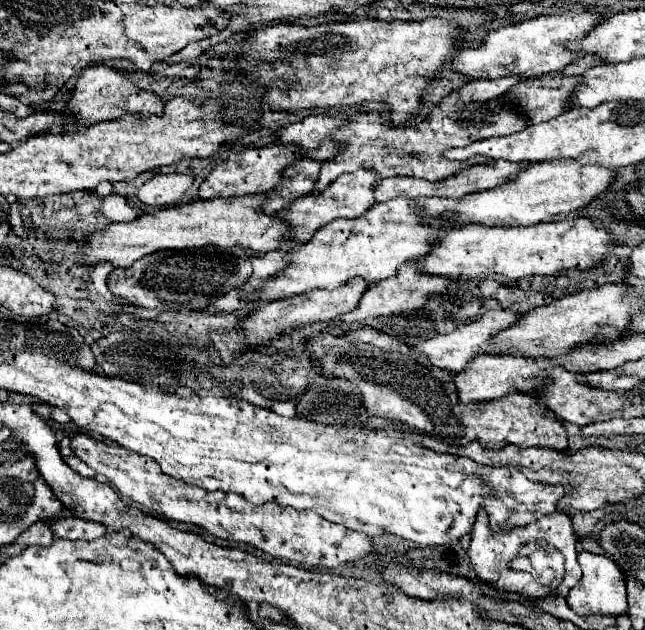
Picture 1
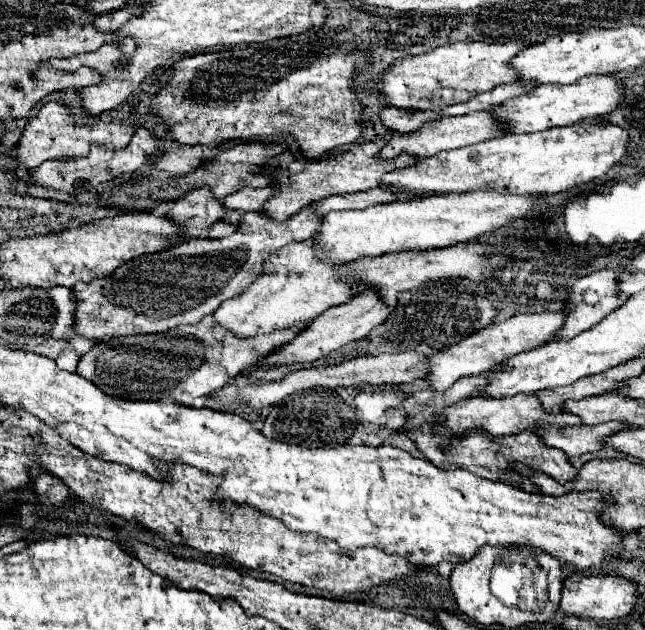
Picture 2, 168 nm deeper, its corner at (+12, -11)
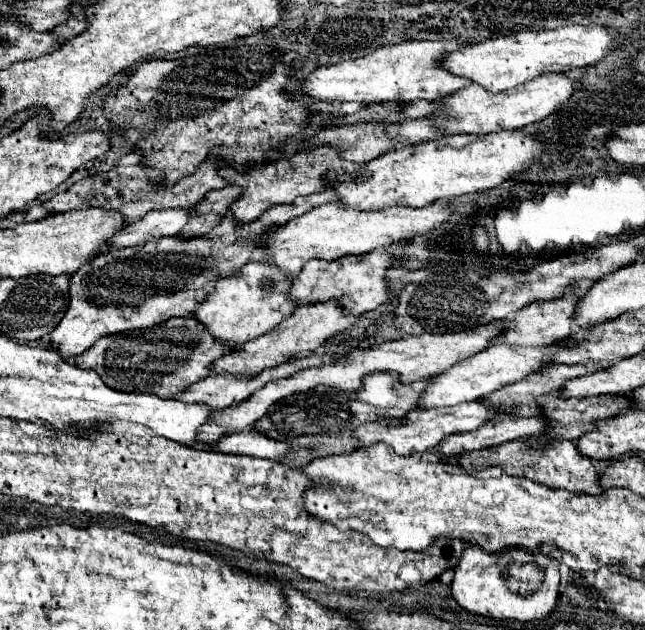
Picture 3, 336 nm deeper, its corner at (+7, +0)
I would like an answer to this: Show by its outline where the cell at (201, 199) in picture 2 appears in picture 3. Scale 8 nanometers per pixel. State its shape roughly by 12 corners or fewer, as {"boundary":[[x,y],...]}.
{"boundary":[[191,209],[149,211],[125,225],[111,249],[177,235]]}

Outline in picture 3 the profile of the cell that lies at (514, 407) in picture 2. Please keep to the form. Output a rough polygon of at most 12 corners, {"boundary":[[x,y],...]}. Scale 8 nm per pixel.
{"boundary":[[481,401],[409,411],[357,429],[355,449],[383,441],[397,455],[423,453],[455,431],[499,415]]}

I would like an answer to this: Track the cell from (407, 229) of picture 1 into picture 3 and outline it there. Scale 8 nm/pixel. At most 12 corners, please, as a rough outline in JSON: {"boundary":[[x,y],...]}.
{"boundary":[[247,263],[217,281],[193,317],[229,347],[299,307],[291,279]]}

